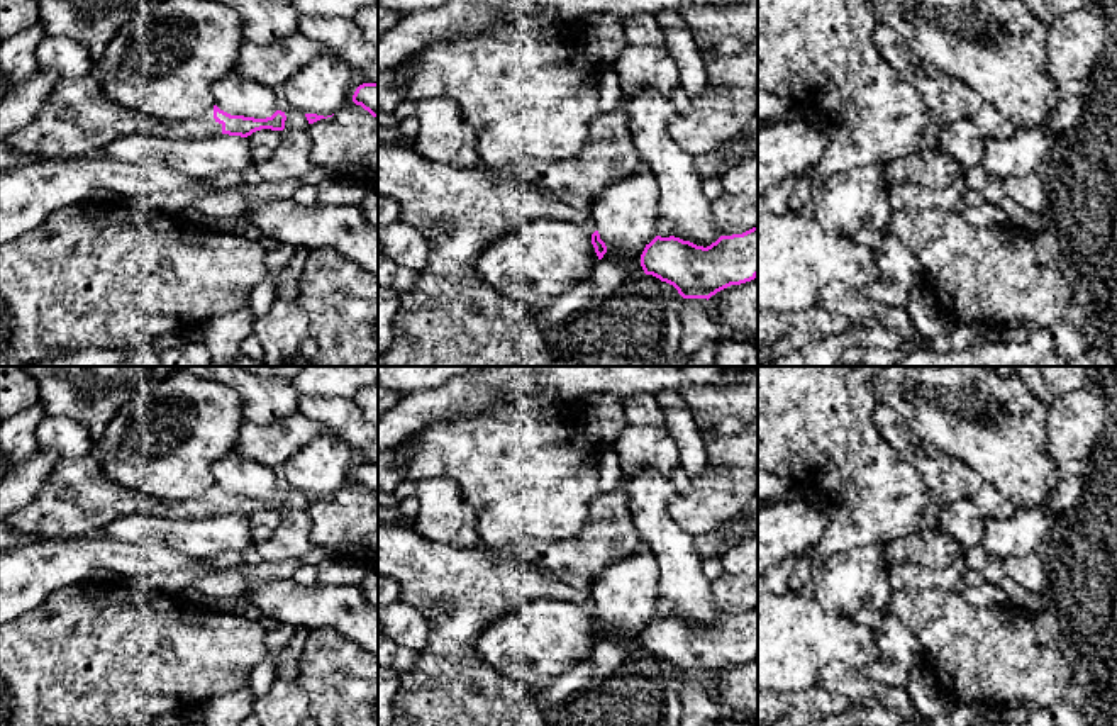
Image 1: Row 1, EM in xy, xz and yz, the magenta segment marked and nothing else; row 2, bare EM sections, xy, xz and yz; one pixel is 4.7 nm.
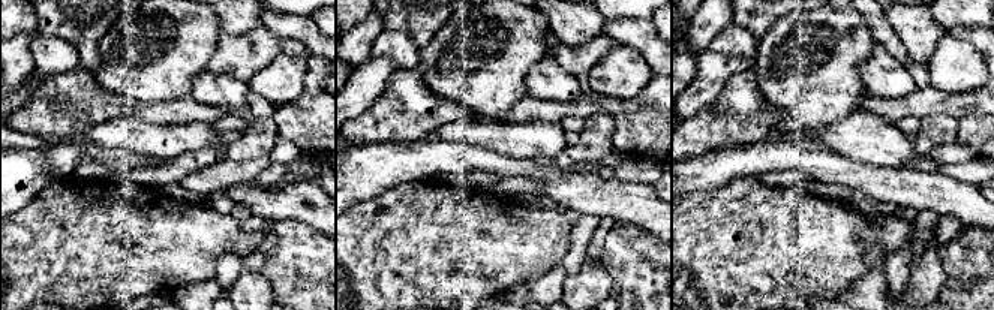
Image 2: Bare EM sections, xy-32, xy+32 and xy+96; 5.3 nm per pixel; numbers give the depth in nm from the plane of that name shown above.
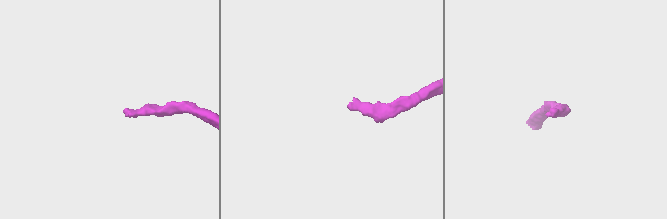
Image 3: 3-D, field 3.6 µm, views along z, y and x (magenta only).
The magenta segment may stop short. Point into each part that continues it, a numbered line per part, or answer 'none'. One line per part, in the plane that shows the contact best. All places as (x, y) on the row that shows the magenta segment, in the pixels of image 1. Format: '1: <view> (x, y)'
1: xy (78, 119)

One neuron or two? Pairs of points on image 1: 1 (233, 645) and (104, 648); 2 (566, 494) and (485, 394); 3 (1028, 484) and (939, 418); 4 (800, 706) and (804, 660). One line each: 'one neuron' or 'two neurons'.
1: one neuron
2: two neurons
3: one neuron
4: two neurons

